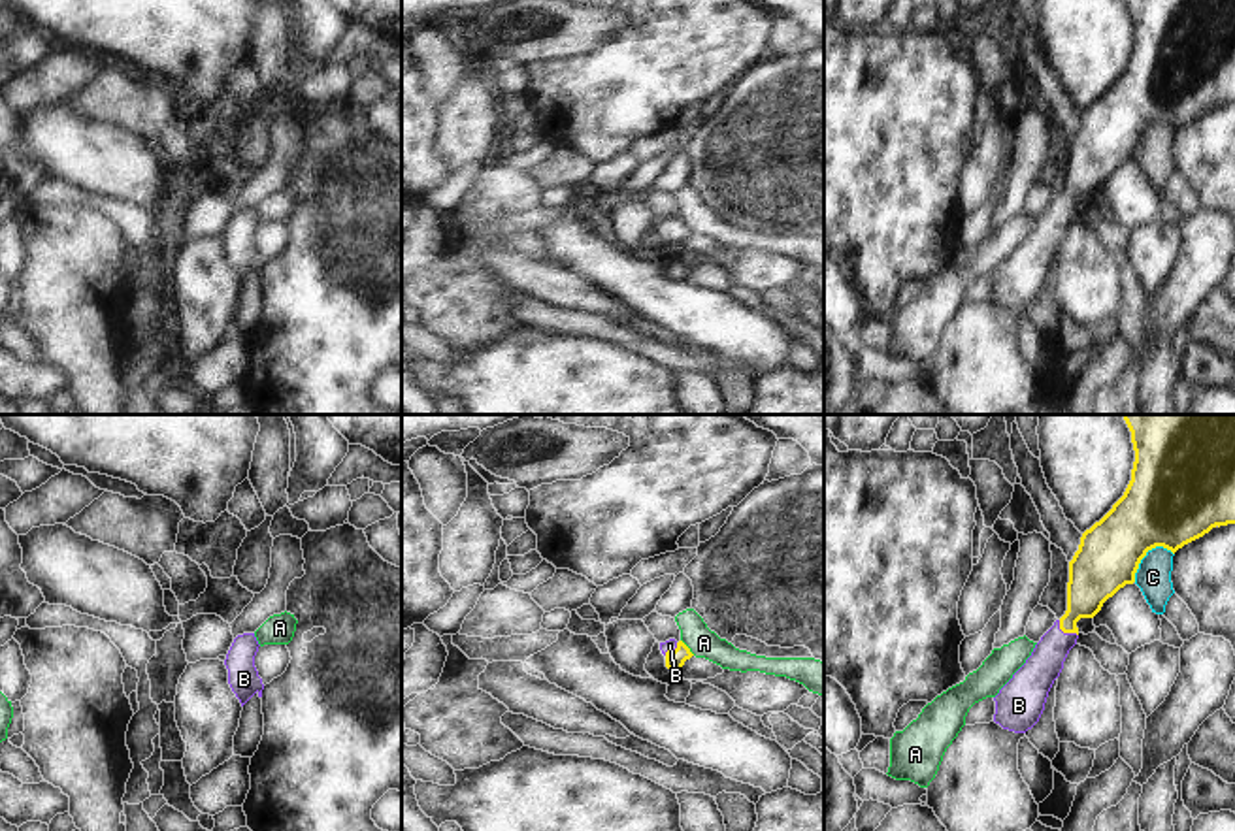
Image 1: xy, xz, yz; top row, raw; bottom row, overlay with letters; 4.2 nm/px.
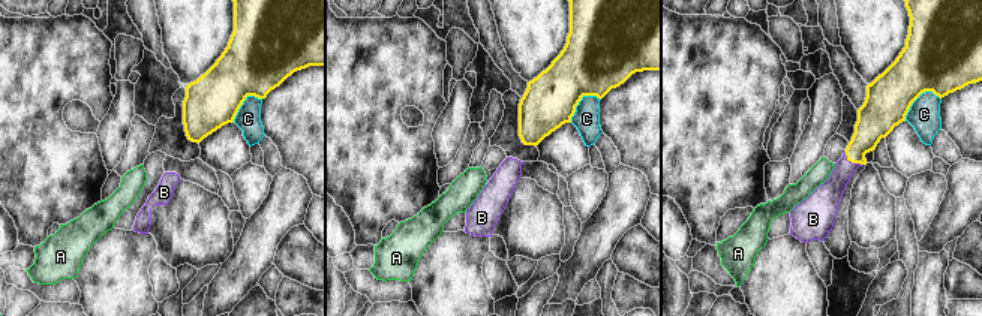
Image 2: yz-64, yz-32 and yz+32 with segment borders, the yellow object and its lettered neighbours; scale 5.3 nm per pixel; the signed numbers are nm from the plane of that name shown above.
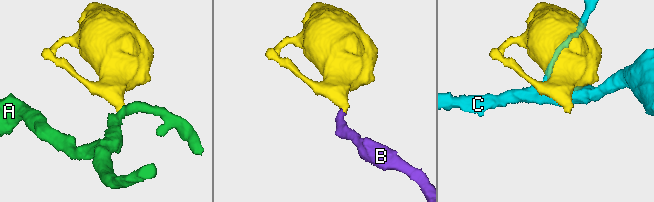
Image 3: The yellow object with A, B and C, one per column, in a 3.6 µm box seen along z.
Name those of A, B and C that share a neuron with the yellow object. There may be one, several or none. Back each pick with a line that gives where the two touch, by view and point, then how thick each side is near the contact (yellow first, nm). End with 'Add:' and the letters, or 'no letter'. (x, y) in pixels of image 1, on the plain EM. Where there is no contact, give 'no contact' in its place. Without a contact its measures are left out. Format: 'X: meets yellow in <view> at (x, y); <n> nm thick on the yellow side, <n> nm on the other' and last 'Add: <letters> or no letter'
B: meets yellow in yz at (1066, 210); 200 nm thick on the yellow side, 160 nm on the other
Add: B

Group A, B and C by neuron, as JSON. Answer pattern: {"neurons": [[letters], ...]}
{"neurons": [["A"], ["B"], ["C"]]}

